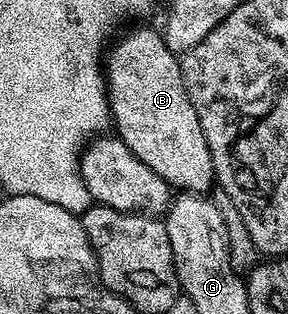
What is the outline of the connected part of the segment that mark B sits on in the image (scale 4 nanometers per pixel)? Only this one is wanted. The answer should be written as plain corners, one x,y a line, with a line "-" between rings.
139,28
128,36
120,35
106,53
107,101
111,104
113,128
125,146
153,174
161,174
172,189
203,194
215,184
209,142
205,142
205,130
201,130
197,110
189,102
180,57
155,32

